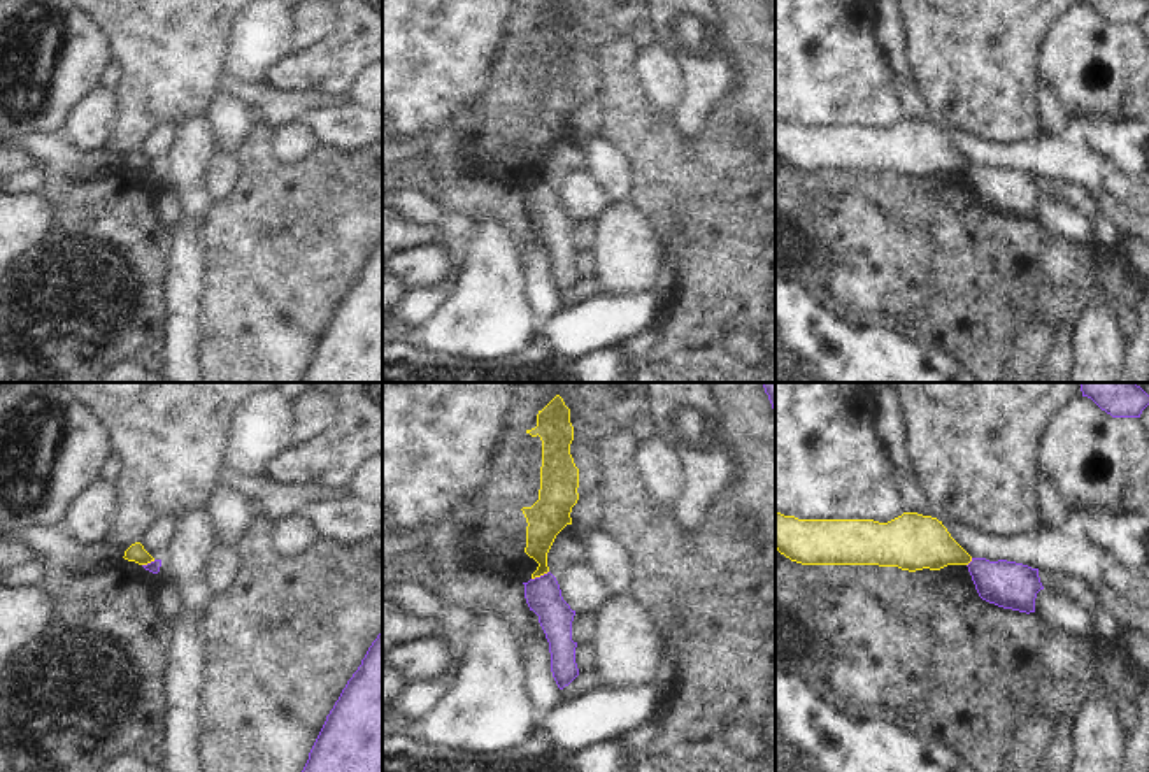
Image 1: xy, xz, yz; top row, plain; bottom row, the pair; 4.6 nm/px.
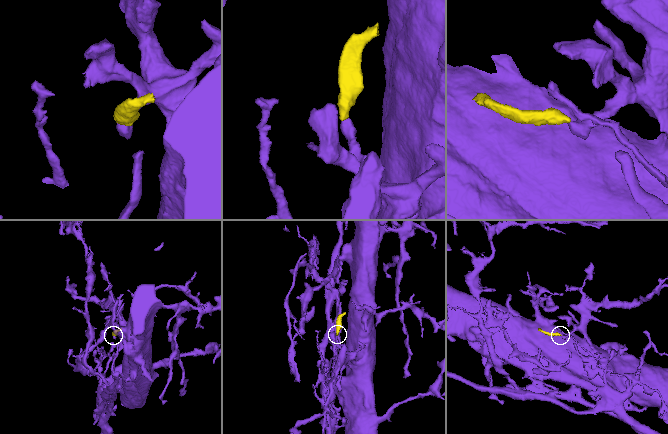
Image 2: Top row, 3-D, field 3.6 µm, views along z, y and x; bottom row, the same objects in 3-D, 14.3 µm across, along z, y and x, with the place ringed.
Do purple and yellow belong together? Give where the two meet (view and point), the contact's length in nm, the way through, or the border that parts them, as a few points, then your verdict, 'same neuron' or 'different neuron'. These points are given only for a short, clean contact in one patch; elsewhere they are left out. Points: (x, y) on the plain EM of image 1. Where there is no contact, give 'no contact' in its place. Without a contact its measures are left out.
xz (541, 183) | 90 nm | along xz (548, 178), (532, 186) | different neuron

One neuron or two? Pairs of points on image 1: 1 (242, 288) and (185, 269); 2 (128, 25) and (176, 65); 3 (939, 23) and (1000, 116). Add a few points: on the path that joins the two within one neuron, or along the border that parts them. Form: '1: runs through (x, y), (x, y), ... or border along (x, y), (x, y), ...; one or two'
1: border along (199, 234), (202, 248), (200, 309), (204, 314); two
2: runs through (141, 30), (164, 53); one
3: runs through (956, 46), (976, 65), (991, 93); one

